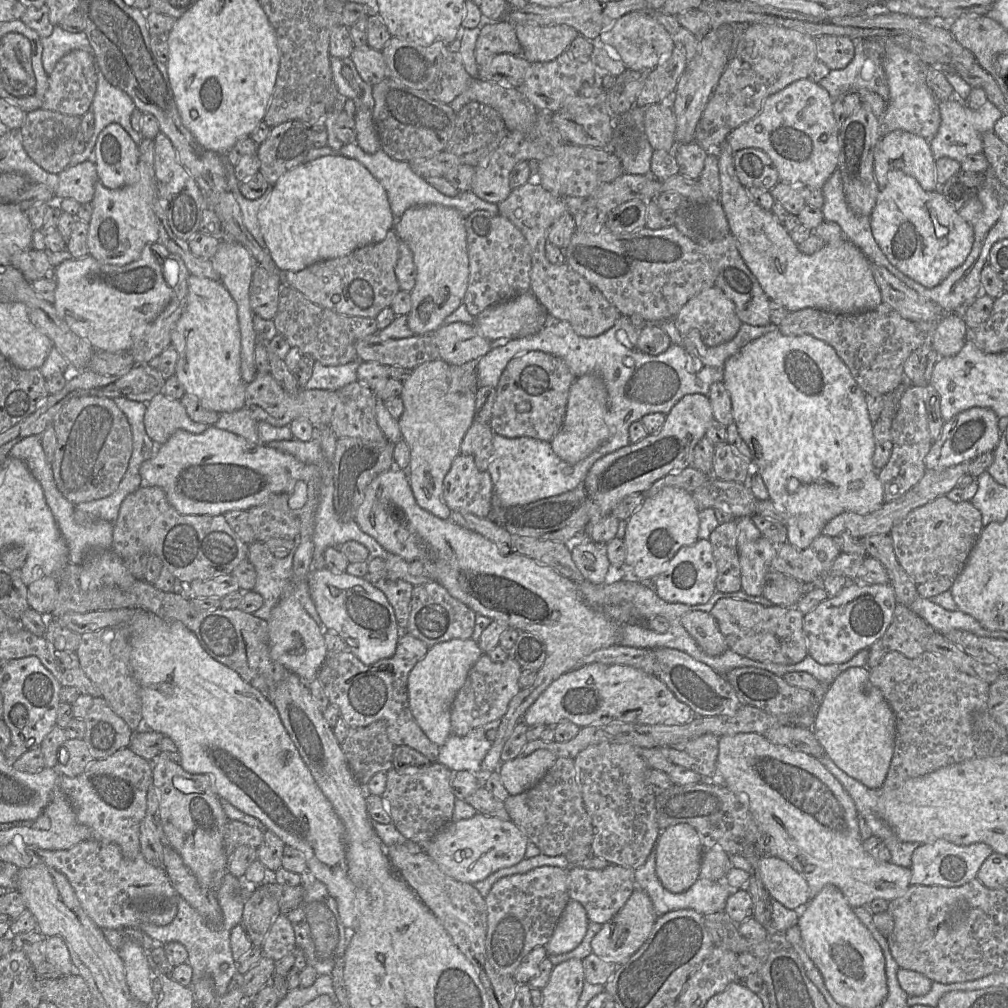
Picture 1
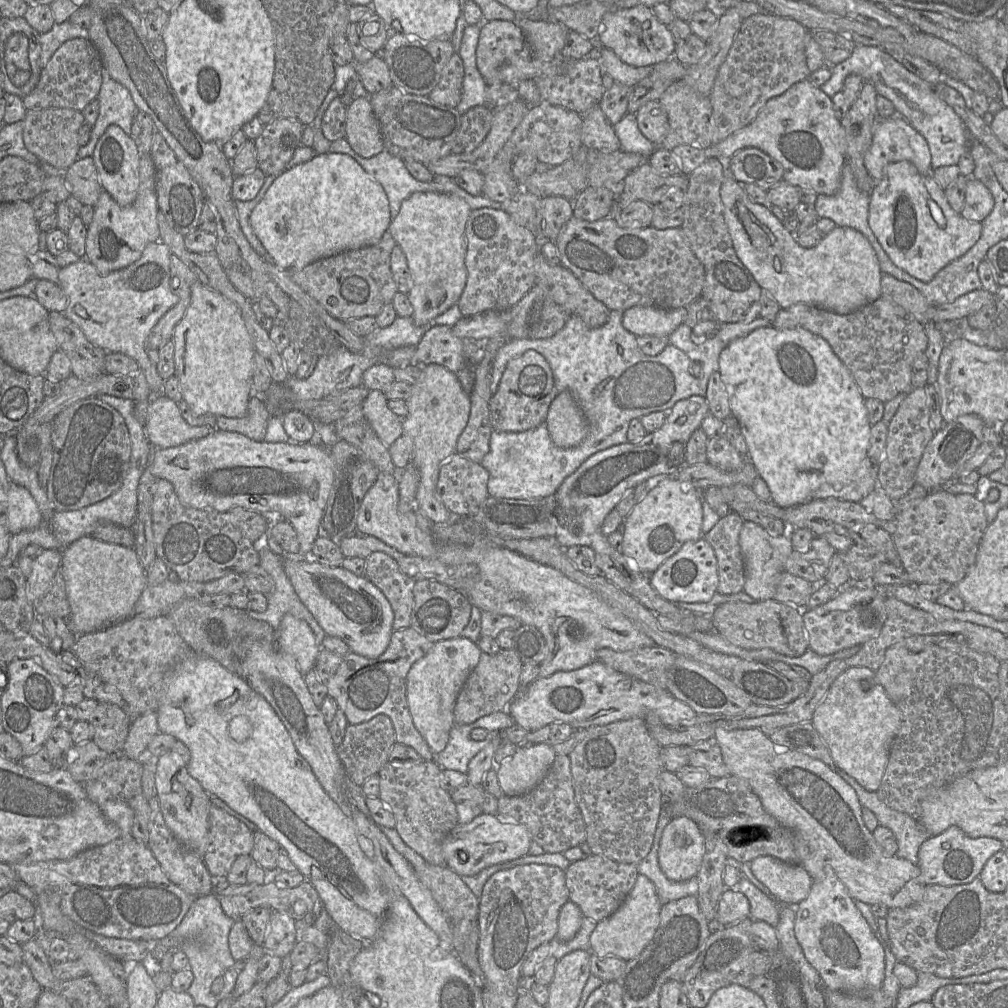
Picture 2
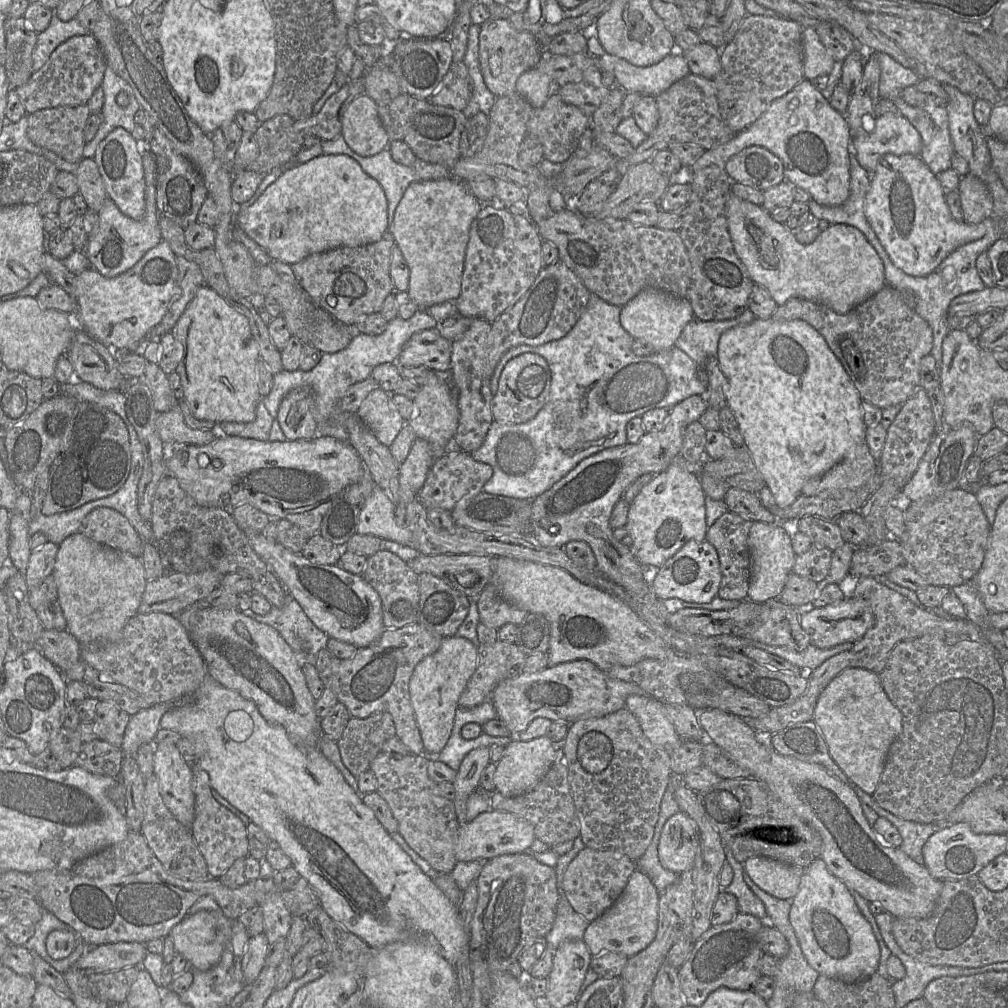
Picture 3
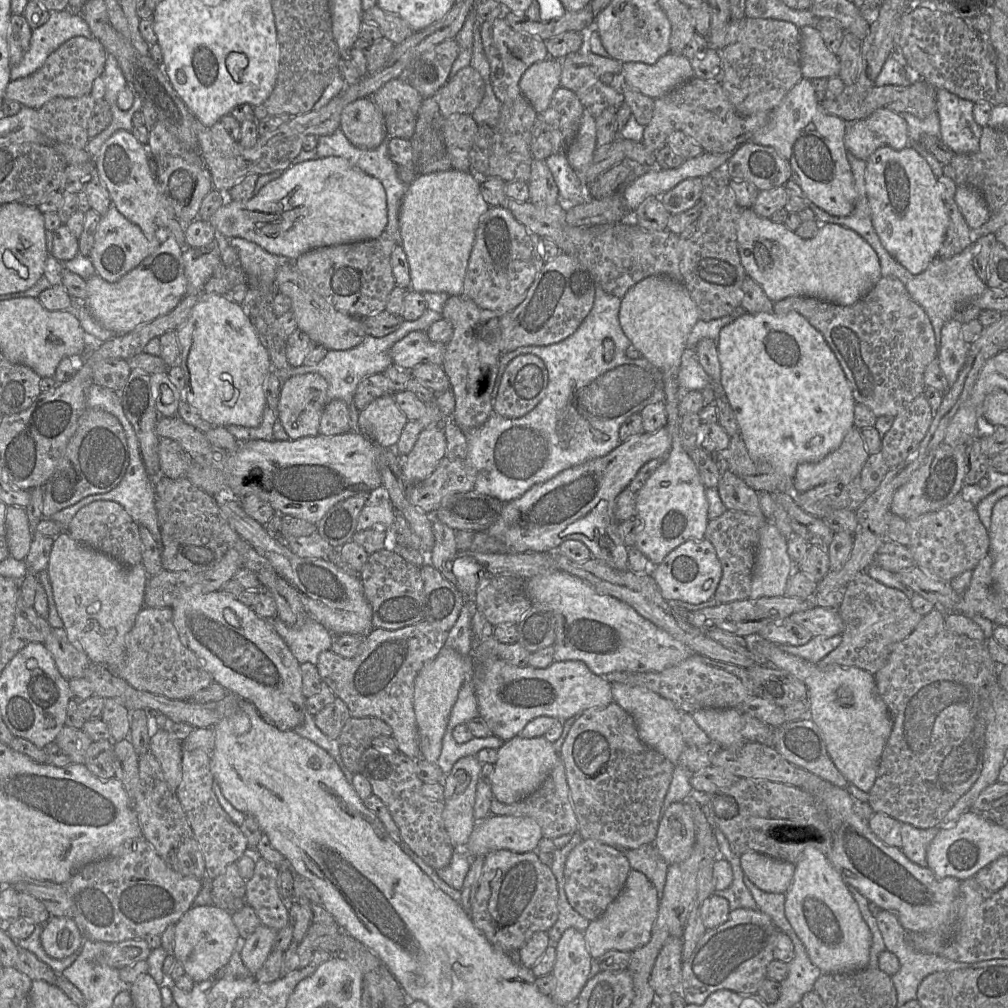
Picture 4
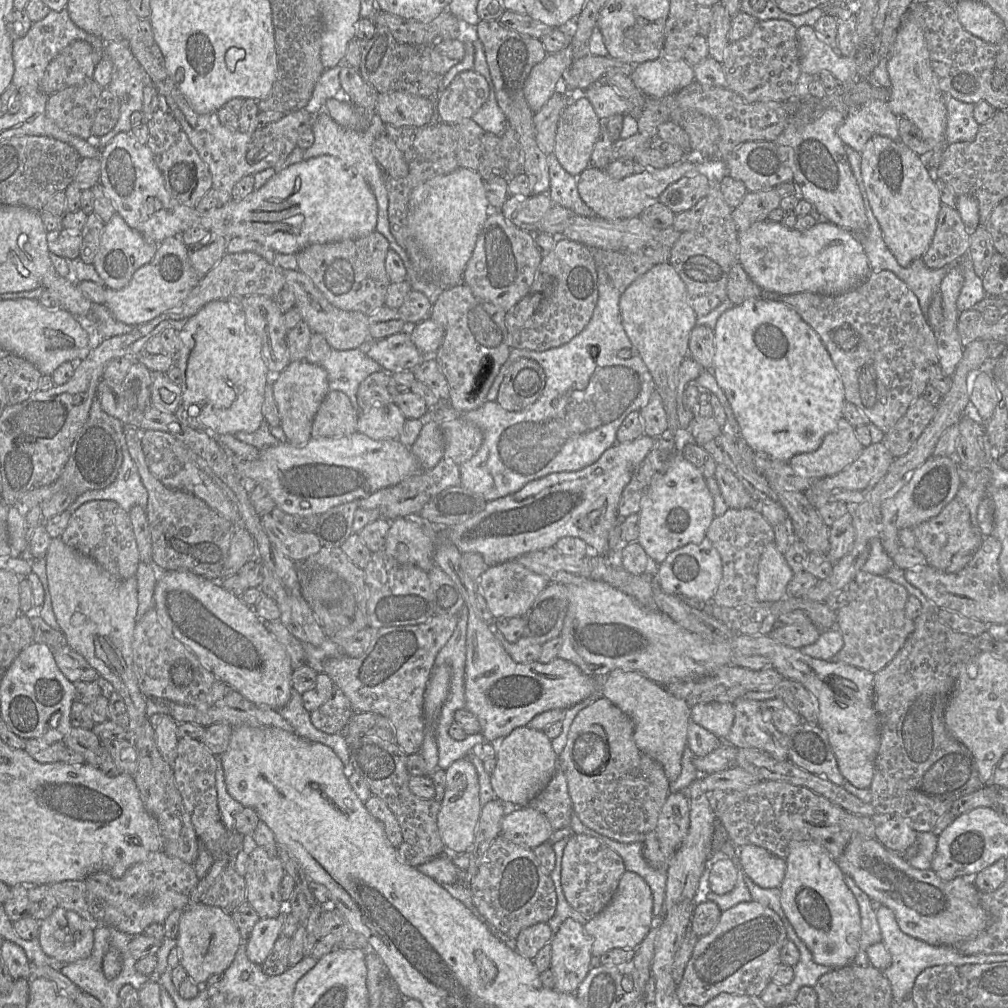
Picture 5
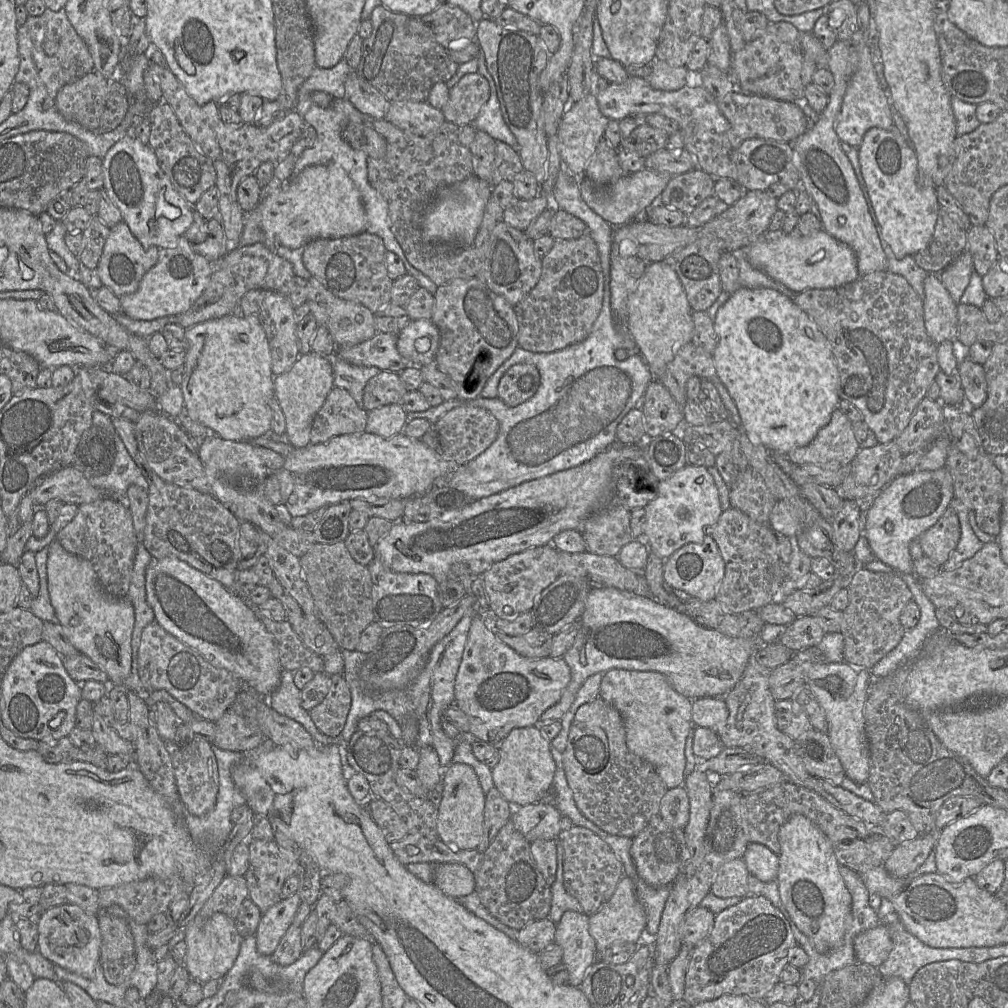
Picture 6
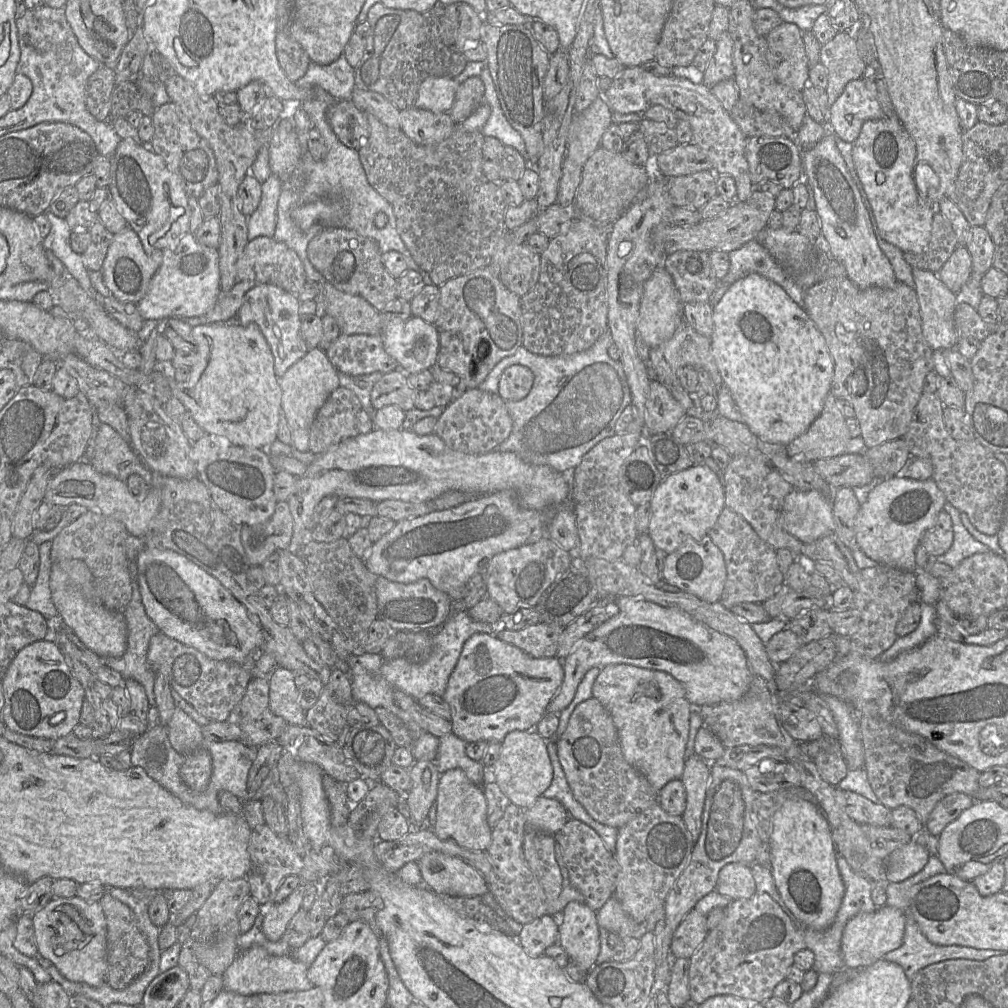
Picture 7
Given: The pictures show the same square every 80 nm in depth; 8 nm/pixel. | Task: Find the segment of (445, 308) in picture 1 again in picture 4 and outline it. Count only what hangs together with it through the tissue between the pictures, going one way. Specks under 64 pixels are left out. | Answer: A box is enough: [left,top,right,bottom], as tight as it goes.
[398,169,489,296]

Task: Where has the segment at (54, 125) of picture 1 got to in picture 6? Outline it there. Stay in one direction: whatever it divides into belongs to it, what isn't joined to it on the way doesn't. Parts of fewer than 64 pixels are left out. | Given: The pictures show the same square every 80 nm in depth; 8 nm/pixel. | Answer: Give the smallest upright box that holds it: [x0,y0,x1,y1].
[57,70,108,131]

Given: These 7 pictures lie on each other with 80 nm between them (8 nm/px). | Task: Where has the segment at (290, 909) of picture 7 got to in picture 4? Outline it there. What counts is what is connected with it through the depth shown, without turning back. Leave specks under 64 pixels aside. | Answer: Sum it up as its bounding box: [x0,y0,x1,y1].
[241,923,278,974]

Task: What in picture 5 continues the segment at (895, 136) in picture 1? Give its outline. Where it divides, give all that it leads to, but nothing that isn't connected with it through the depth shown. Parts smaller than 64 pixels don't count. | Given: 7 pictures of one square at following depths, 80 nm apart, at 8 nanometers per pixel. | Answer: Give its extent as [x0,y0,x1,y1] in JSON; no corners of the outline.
[837,100,900,153]

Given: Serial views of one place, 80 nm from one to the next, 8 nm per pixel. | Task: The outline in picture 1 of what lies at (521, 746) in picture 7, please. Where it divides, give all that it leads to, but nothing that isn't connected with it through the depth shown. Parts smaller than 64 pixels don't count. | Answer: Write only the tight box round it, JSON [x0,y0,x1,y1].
[498,749,556,796]

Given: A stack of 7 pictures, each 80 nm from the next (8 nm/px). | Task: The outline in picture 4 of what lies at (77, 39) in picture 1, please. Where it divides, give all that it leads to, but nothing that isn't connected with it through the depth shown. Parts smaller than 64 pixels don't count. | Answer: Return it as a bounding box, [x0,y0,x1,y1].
[11,11,95,80]

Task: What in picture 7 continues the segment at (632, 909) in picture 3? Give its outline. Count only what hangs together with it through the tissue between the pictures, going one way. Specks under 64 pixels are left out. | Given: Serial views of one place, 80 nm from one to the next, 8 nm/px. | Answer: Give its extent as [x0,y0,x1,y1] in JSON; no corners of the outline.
[596,896,646,939]

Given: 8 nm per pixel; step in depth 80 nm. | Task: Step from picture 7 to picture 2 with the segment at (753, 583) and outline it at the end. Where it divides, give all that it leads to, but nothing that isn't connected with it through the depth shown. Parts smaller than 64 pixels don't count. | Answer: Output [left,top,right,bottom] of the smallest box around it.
[704,511,745,595]

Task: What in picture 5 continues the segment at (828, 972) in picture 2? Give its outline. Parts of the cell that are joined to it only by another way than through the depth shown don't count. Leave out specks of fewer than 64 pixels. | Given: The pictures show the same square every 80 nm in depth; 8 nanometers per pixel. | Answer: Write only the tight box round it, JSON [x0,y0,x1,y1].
[780,841,861,969]

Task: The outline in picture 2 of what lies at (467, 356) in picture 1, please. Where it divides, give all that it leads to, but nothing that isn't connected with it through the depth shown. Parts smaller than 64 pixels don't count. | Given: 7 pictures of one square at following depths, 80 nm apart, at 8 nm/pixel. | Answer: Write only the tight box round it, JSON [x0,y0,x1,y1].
[413,325,470,373]

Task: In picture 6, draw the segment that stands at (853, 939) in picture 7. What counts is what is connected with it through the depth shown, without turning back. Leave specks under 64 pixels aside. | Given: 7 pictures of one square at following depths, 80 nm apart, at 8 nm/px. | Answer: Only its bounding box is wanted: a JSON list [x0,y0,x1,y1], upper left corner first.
[853,923,893,967]

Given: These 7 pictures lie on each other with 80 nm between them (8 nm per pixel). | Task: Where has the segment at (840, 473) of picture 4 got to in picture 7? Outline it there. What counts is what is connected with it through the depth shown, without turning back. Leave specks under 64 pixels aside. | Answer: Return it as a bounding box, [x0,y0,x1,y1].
[787,391,851,462]

